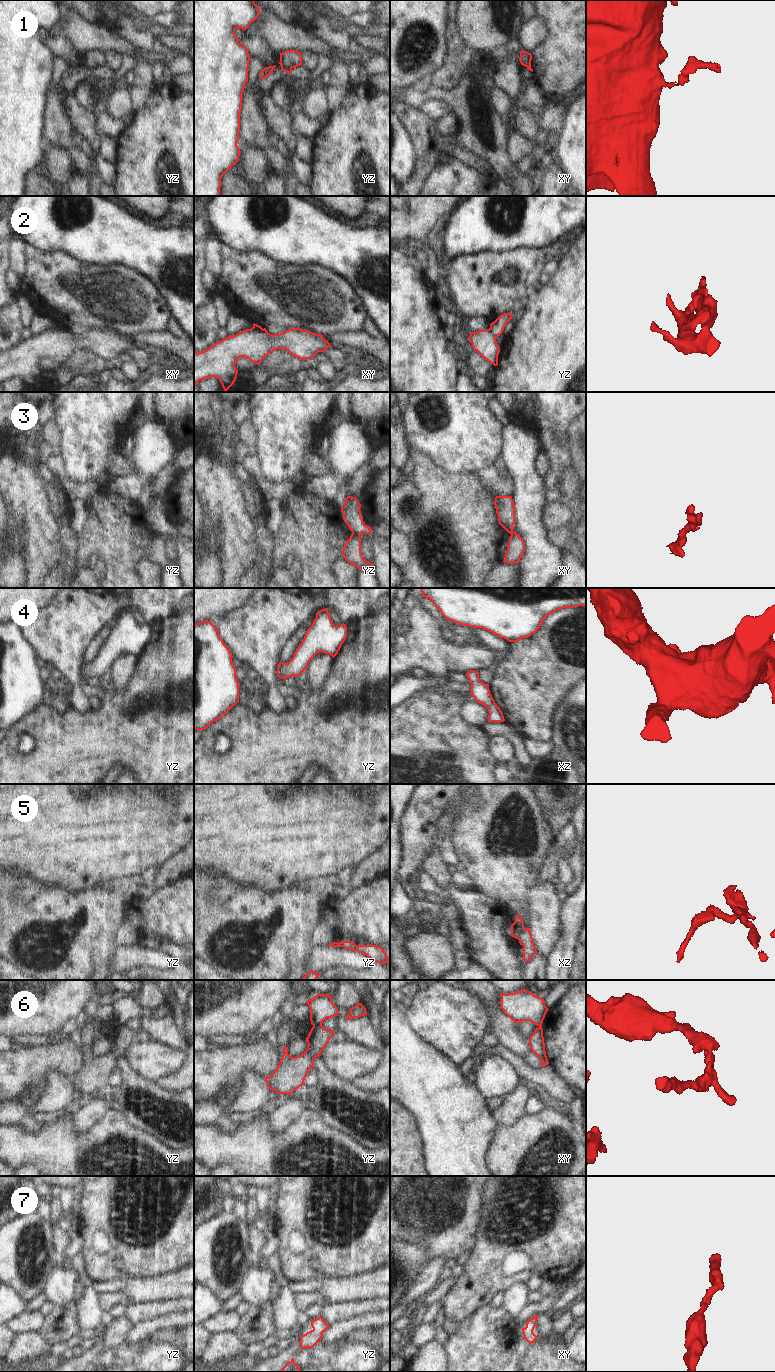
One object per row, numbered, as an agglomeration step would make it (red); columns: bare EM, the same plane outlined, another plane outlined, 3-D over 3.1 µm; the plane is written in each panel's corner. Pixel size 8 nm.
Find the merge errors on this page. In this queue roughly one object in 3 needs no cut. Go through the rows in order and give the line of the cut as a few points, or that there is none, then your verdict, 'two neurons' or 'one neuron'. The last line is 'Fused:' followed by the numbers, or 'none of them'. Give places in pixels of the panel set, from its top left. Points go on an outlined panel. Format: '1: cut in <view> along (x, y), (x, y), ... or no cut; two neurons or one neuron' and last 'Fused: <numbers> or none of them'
1: cut in yz along (281, 66), (291, 69); two neurons
2: cut in yz along (489, 328), (495, 338); two neurons
3: cut in yz along (352, 532), (359, 535); two neurons
4: no cut; one neuron
5: cut in xz along (524, 928), (517, 938); two neurons
6: cut in yz along (321, 1023), (313, 1026); two neurons
7: no cut; one neuron
Fused: 1, 2, 3, 5, 6

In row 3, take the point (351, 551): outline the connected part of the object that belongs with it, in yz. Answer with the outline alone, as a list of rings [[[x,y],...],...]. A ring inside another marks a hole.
[[[352,533],[346,541],[342,555],[350,564],[355,565],[358,569],[375,570],[374,564],[364,559],[361,553],[361,536],[356,533]]]

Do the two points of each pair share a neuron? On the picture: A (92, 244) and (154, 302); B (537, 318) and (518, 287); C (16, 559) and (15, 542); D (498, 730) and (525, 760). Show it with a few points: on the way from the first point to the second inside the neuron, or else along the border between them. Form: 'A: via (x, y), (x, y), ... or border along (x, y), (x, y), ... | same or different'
A: border along (90, 264), (119, 264), (137, 270) | different
B: border along (538, 285), (524, 302) | different
C: border along (21, 554), (12, 553), (10, 555) | different
D: via (507, 732), (518, 743), (520, 751) | same

